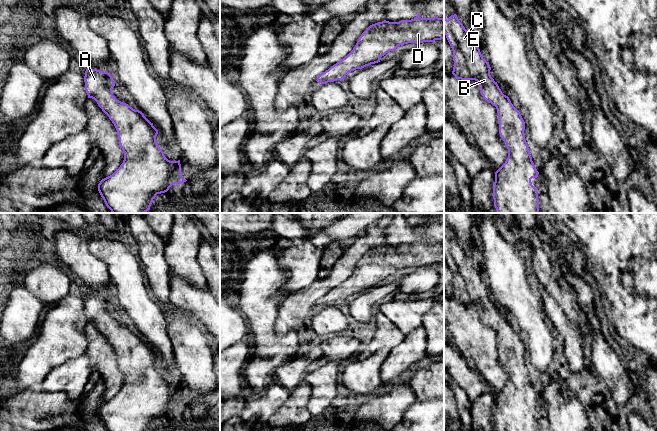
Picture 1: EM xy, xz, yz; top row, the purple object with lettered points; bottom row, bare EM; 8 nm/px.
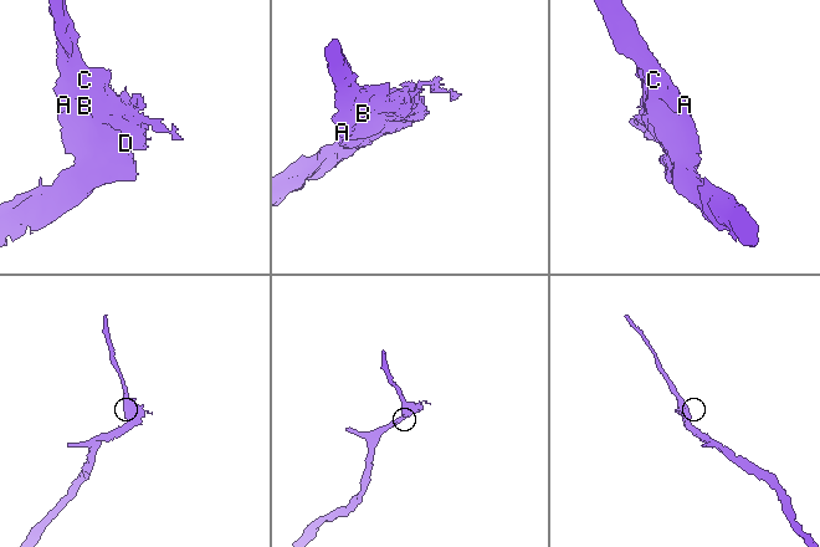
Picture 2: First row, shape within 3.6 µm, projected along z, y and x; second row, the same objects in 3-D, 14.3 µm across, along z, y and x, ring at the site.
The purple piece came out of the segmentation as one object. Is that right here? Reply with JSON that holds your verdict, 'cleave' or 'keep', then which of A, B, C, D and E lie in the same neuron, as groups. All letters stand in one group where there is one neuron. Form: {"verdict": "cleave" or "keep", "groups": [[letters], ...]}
{"verdict": "keep", "groups": [["A", "B", "C", "D", "E"]]}

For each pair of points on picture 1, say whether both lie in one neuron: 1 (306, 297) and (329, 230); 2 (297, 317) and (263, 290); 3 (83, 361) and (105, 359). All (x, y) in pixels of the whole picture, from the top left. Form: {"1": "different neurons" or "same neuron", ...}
{"1": "different neurons", "2": "different neurons", "3": "different neurons"}

